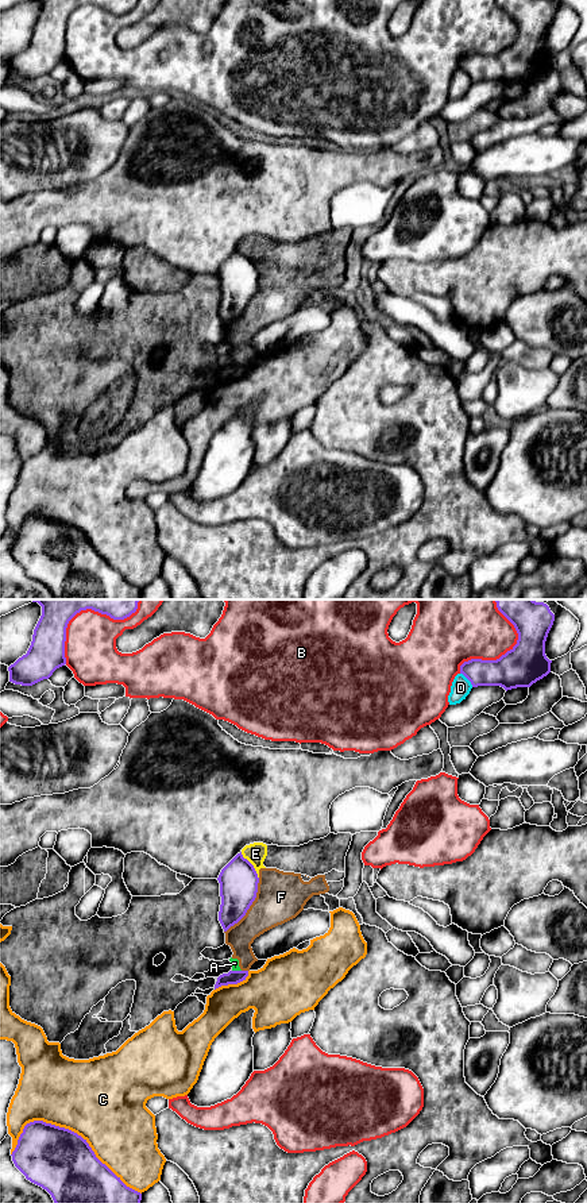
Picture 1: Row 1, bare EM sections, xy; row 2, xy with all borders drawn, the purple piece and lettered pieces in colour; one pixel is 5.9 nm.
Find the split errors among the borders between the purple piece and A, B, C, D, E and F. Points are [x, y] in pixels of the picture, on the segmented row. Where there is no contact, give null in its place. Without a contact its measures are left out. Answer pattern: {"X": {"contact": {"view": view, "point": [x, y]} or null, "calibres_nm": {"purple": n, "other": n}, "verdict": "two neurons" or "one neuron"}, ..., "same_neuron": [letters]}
{"A": {"contact": {"view": "xy", "point": [236, 971]}, "calibres_nm": {"purple": 80, "other": 50}, "verdict": "two neurons"}, "B": {"contact": {"view": "xy", "point": [87, 608]}, "calibres_nm": {"purple": 240, "other": 300}, "verdict": "two neurons"}, "C": {"contact": {"view": "xy", "point": [70, 1130]}, "calibres_nm": {"purple": 380, "other": 480}, "verdict": "two neurons"}, "D": {"contact": {"view": "xy", "point": [467, 678]}, "calibres_nm": {"purple": 200, "other": 120}, "verdict": "two neurons"}, "E": {"contact": {"view": "xy", "point": [253, 866]}, "calibres_nm": {"purple": 220, "other": 120}, "verdict": "two neurons"}, "F": {"contact": {"view": "xy", "point": [250, 905]}, "calibres_nm": {"purple": 220, "other": 300}, "verdict": "two neurons"}, "same_neuron": []}

